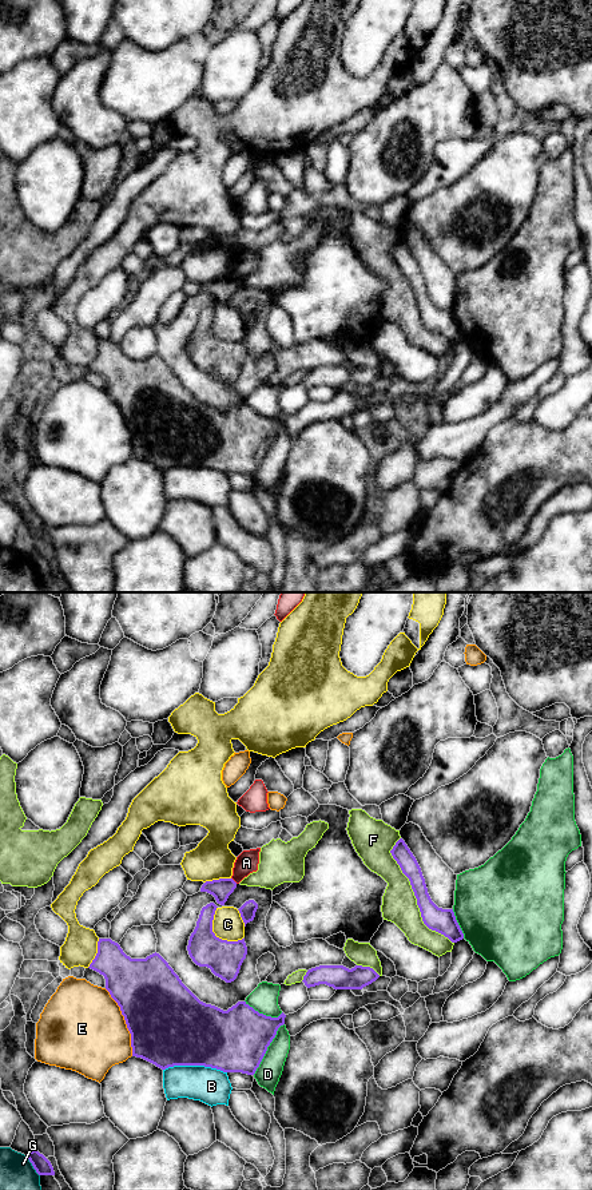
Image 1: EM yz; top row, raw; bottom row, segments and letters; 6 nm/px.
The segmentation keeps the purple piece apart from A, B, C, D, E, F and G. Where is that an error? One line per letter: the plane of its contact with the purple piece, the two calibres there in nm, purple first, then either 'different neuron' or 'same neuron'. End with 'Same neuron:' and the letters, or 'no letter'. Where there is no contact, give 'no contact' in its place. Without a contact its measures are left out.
A: yz | 120/140 nm | different neuron
B: yz | 440/220 nm | different neuron
C: yz | 220/190 nm | different neuron
D: yz | 380/150 nm | different neuron
E: yz | 460/480 nm | different neuron
F: yz | 150/200 nm | different neuron
G: yz | 100/240 nm | different neuron
Same neuron: no letter

